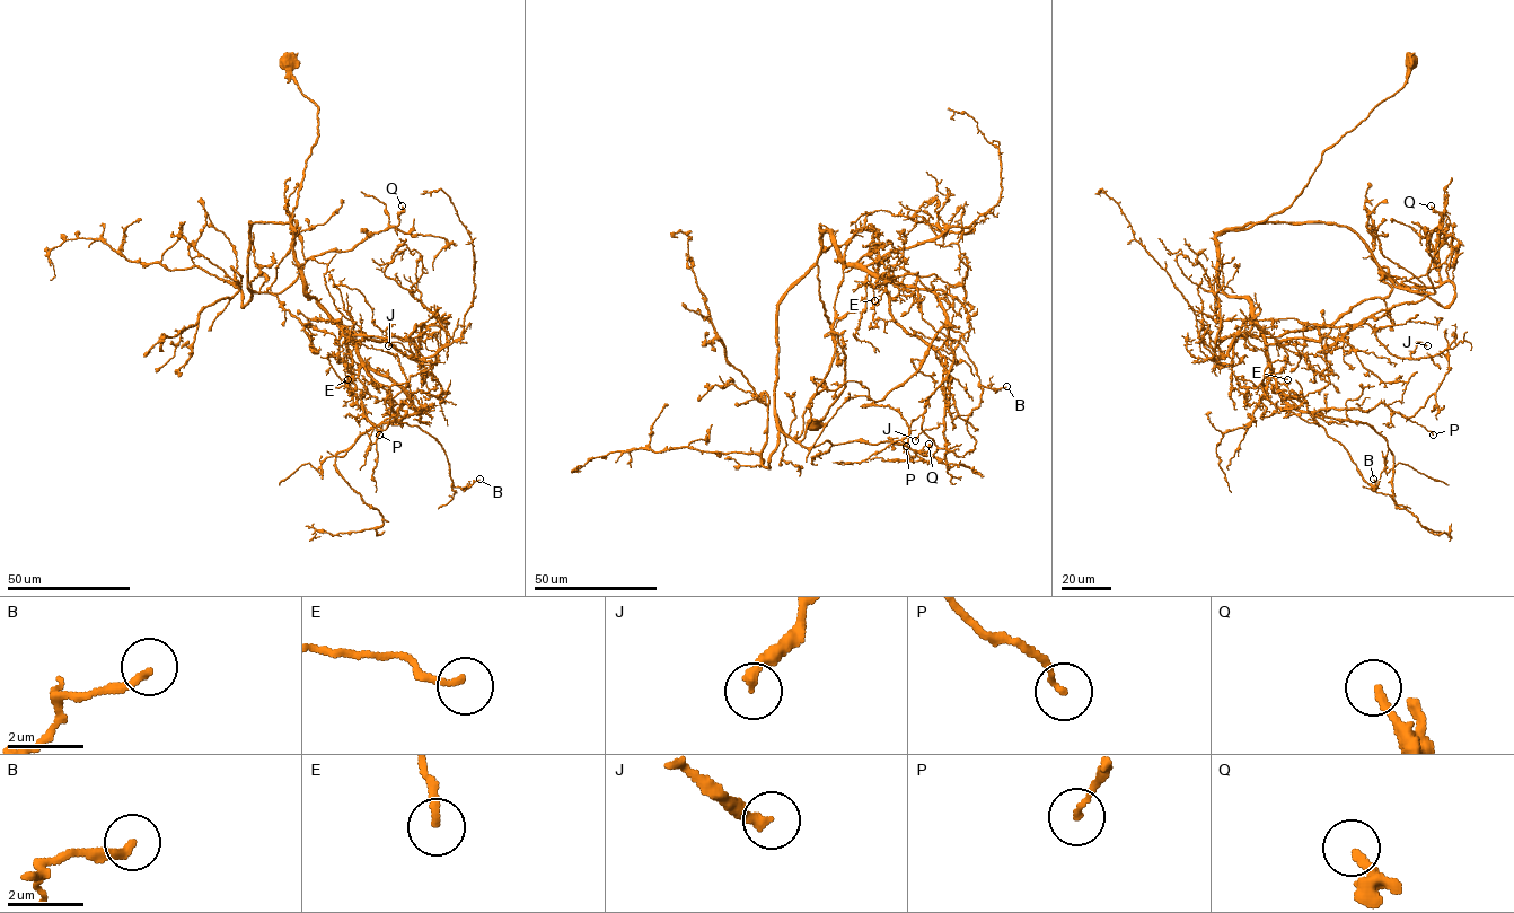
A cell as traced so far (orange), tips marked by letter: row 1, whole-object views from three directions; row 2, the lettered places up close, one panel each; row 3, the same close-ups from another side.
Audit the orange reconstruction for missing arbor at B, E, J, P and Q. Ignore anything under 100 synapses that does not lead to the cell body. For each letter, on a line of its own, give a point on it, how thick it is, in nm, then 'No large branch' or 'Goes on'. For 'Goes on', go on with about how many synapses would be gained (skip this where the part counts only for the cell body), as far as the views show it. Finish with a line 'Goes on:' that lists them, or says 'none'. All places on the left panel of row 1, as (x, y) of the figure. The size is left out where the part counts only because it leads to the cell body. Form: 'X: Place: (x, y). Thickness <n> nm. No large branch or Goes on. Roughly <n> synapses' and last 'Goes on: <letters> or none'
B: Place: (480, 479). Thickness 220 nm. No large branch
E: Place: (348, 379). Thickness 180 nm. No large branch
J: Place: (388, 345). Thickness 280 nm. No large branch
P: Place: (379, 435). Thickness 140 nm. No large branch
Q: Place: (402, 205). Thickness 200 nm. No large branch
Goes on: none

